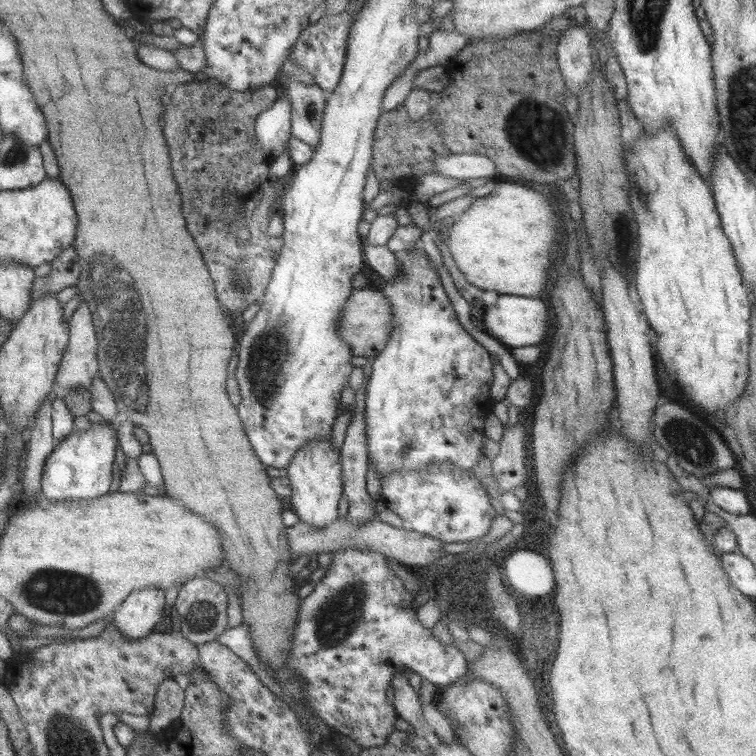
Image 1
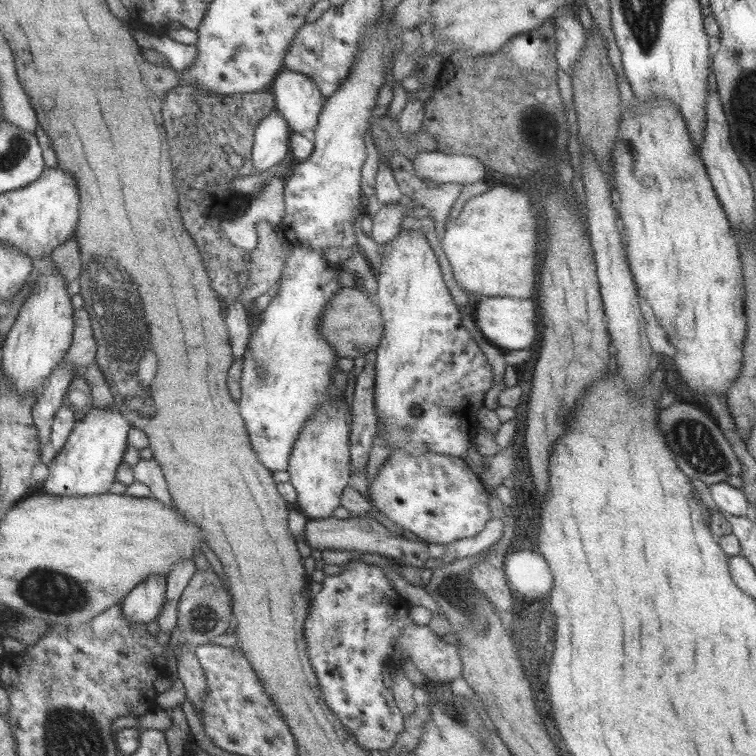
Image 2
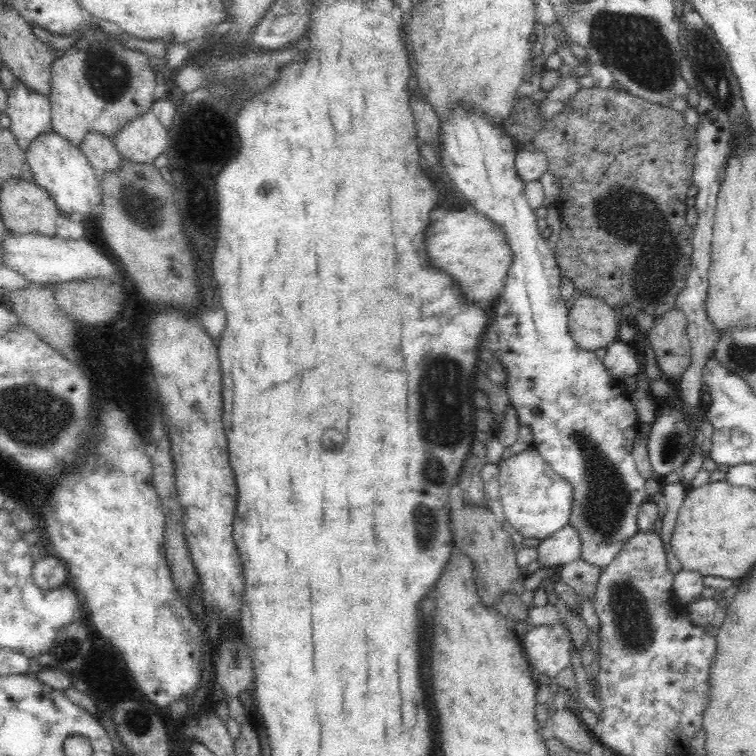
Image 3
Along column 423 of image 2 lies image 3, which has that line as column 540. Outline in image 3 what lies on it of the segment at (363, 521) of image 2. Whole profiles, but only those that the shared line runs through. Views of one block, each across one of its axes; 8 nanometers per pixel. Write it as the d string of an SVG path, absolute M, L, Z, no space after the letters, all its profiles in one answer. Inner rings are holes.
M567 525L536 543L540 566L558 566L581 559L582 537L574 526Z

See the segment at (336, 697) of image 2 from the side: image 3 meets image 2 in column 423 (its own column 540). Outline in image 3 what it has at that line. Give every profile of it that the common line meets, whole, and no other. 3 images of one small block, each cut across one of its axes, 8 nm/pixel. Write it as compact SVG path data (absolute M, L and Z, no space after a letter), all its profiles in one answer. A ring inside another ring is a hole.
M534 625L530 626L529 631L521 636L520 641L523 646L523 653L535 675L542 674L551 679L560 674L564 668L568 668L571 665L570 635L568 635L568 631L564 628L566 628L564 625Z

